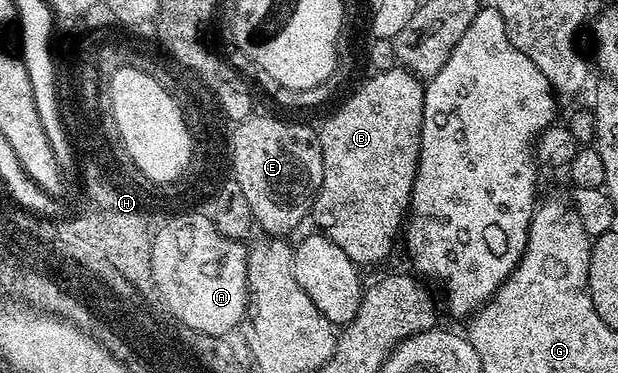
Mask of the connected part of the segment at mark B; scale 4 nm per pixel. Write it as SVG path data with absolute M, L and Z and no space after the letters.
M396 66L392 70L388 70L386 74L377 75L377 79L370 81L366 88L359 92L358 96L351 97L347 95L341 101L340 106L343 112L331 120L325 128L318 132L318 141L320 142L320 150L324 158L324 178L320 182L320 190L318 197L314 199L312 209L312 220L318 223L317 231L323 236L327 236L332 242L336 242L336 246L340 246L340 250L344 250L344 254L348 254L348 258L353 264L365 266L365 264L378 264L381 260L386 259L390 251L394 248L394 239L399 239L400 233L404 228L404 221L410 211L410 195L414 189L414 179L418 173L418 155L420 154L420 130L422 129L422 115L424 114L424 94L426 89L423 81L417 76L413 76L401 66Z

